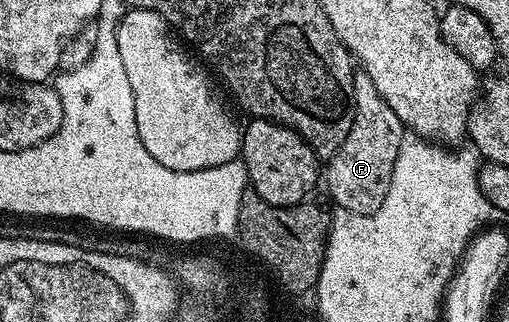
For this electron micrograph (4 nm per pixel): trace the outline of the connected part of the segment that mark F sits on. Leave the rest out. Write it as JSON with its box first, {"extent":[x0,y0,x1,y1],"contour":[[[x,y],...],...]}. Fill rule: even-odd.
{"extent":[324,69,404,215],"contour":[[[361,69],[354,72],[352,106],[352,129],[348,137],[344,137],[338,152],[325,164],[324,183],[326,179],[326,187],[341,210],[370,215],[380,209],[388,193],[396,165],[396,153],[400,153],[404,138],[404,124],[400,117],[396,117],[396,113],[392,113],[392,109],[388,109],[388,103],[380,97],[380,93],[376,93],[376,87]]]}

